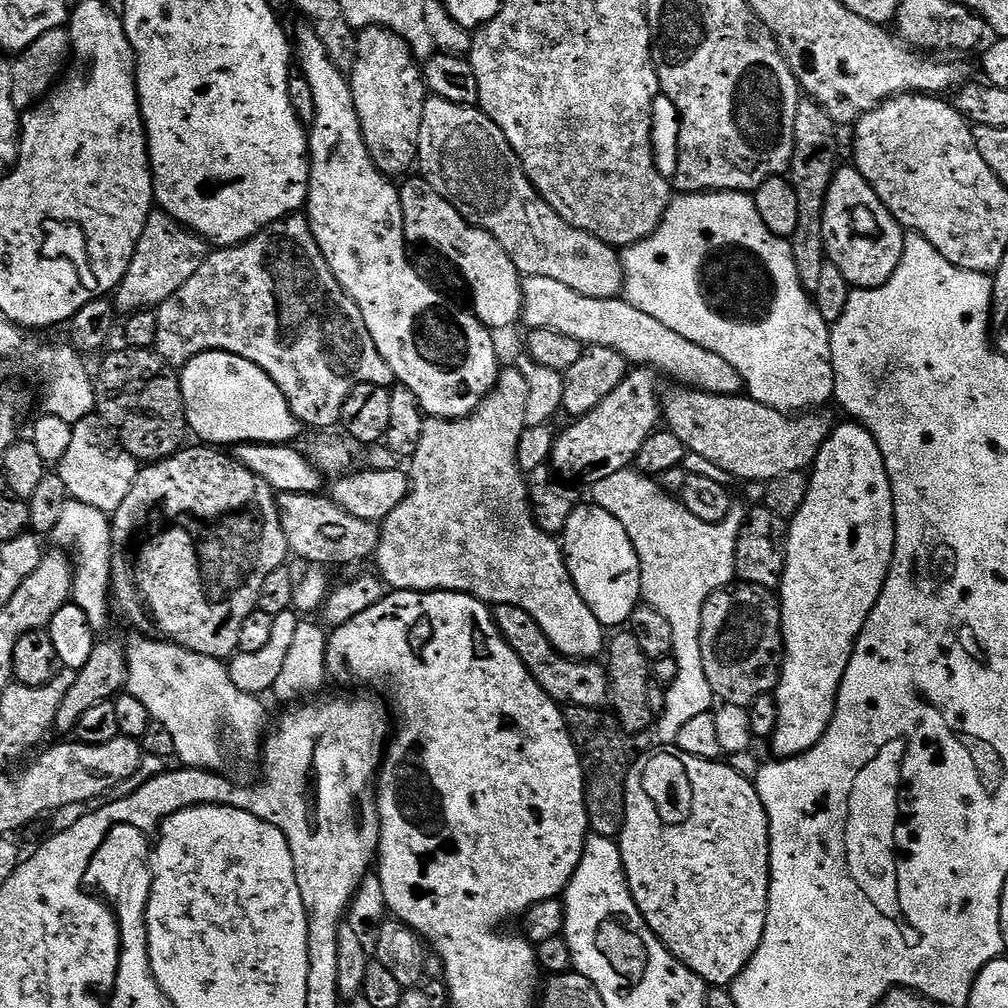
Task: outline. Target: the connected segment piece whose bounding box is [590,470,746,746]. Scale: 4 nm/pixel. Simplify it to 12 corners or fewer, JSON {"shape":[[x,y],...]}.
{"shape":[[610,474],[591,503],[622,522],[640,594],[674,630],[661,745],[714,697],[702,606],[737,579],[745,509],[694,517],[653,477]]}

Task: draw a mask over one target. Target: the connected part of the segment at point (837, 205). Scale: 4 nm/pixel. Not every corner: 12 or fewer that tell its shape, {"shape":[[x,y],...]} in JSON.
{"shape":[[837,167],[824,250],[853,289],[881,288],[905,235],[860,171]]}

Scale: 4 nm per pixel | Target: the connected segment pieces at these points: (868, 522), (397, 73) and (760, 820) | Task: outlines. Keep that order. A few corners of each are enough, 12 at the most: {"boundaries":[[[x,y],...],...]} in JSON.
{"boundaries":[[[837,423],[788,524],[777,757],[824,737],[896,549],[878,442]],[[361,28],[350,83],[370,158],[403,177],[430,95],[394,30]],[[631,761],[618,843],[650,930],[708,986],[766,930],[751,779]]]}

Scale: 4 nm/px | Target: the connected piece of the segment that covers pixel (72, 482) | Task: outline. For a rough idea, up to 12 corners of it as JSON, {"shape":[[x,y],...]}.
{"shape":[[93,414],[56,473],[71,499],[111,514],[140,464]]}

